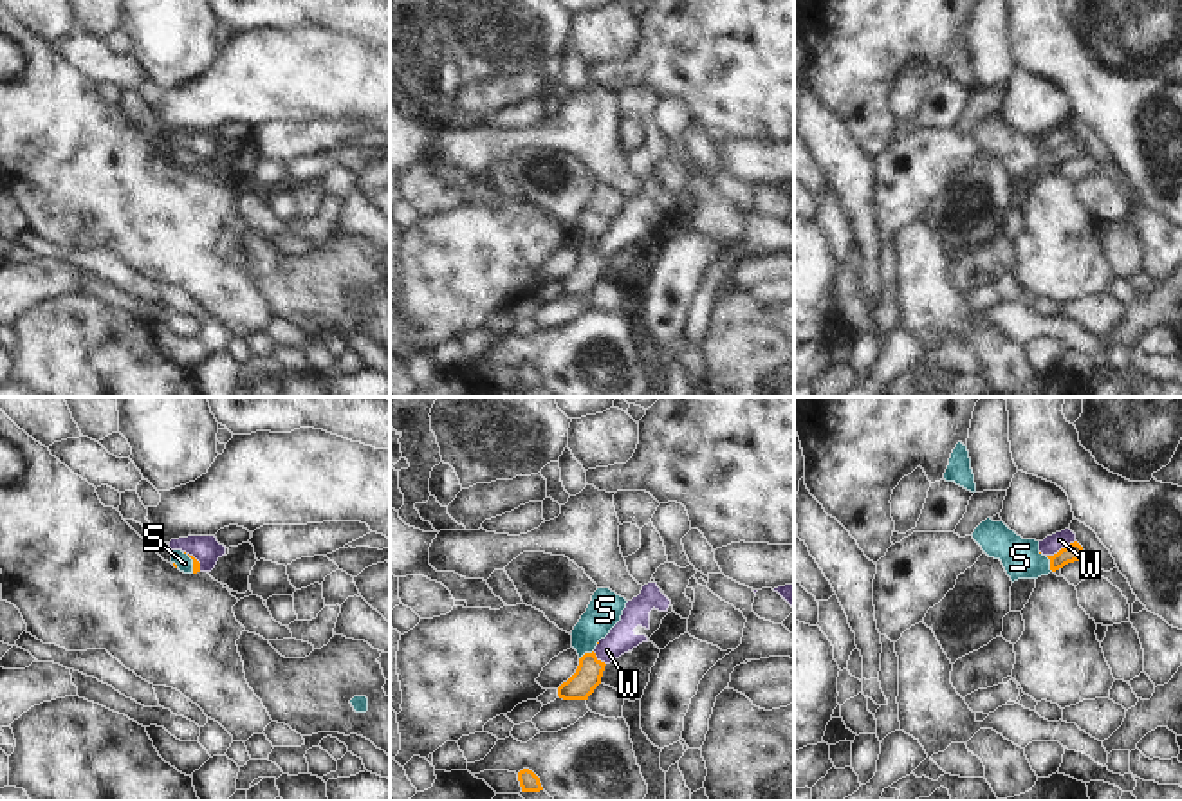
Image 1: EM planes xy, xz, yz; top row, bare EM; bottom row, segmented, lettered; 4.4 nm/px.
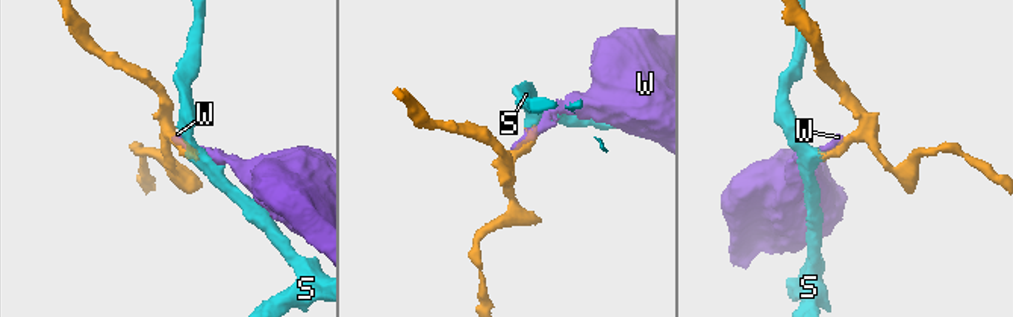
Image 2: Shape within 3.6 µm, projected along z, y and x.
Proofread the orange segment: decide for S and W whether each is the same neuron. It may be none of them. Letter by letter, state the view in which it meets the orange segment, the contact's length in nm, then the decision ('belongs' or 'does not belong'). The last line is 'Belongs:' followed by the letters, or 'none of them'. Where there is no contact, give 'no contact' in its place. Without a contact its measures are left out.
S: yz | 80 nm | belongs
W: yz | 150 nm | does not belong
Belongs: S

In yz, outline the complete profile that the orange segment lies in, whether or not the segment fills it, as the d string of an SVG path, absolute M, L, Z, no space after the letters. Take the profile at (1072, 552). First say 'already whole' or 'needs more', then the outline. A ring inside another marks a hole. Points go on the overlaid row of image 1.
needs more; M991 518L982 521L971 536L989 557L1002 561L1012 583L1048 575L1085 557L1085 550L1077 541L1067 545L1054 556L1043 556L1039 552L1039 541L1023 539L1003 521L993 521Z

